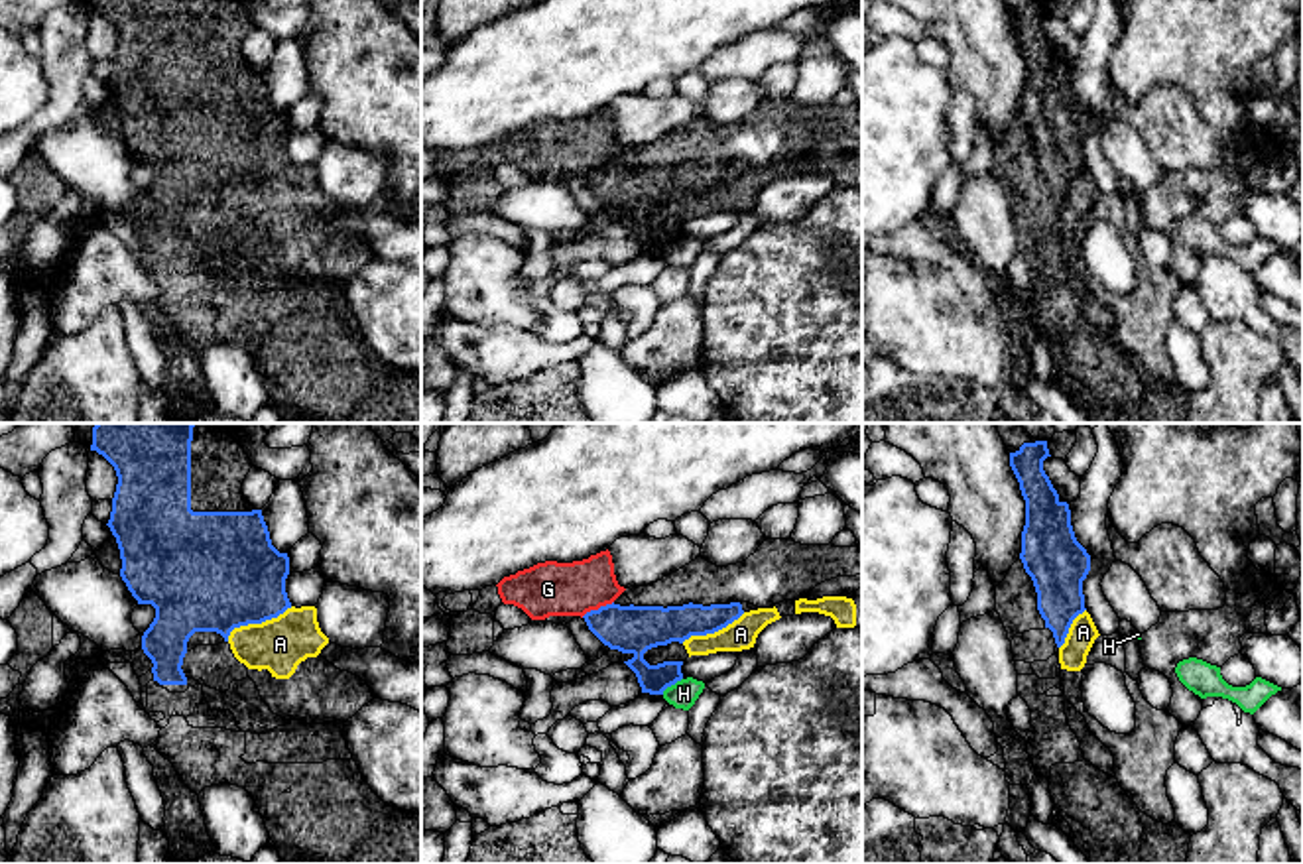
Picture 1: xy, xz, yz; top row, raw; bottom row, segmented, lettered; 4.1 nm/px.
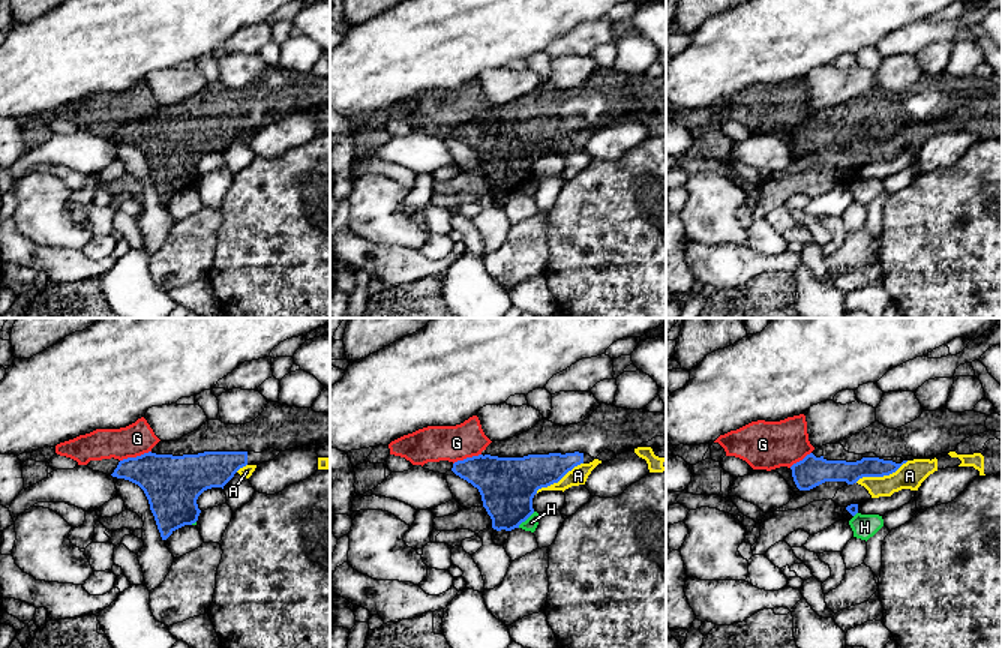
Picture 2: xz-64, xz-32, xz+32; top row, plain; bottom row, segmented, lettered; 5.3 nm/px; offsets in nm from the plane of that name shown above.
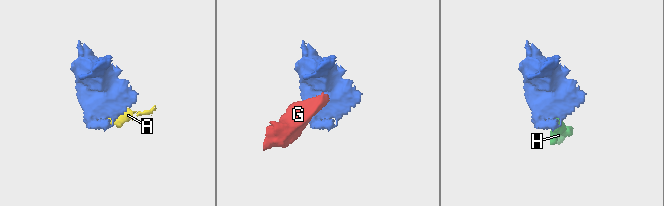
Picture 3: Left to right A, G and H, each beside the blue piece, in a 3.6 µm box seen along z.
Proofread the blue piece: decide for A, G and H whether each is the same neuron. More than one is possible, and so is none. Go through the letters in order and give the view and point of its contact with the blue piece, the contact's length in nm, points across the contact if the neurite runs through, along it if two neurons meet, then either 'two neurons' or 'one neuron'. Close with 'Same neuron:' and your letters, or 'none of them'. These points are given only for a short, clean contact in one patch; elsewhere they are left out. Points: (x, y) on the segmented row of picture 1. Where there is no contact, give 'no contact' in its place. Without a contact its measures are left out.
A: xy (256, 622) | 300 nm | along xy (292, 607), (260, 622), (237, 626), (227, 640) | two neurons
G: xz (599, 609) | 150 nm | along xz (613, 601), (581, 617) | two neurons
H: xz (672, 683) | 110 nm | along xz (682, 678), (662, 693) | two neurons
Same neuron: none of them

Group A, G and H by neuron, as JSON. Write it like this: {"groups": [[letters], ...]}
{"groups": [["A"], ["G"], ["H"]]}

